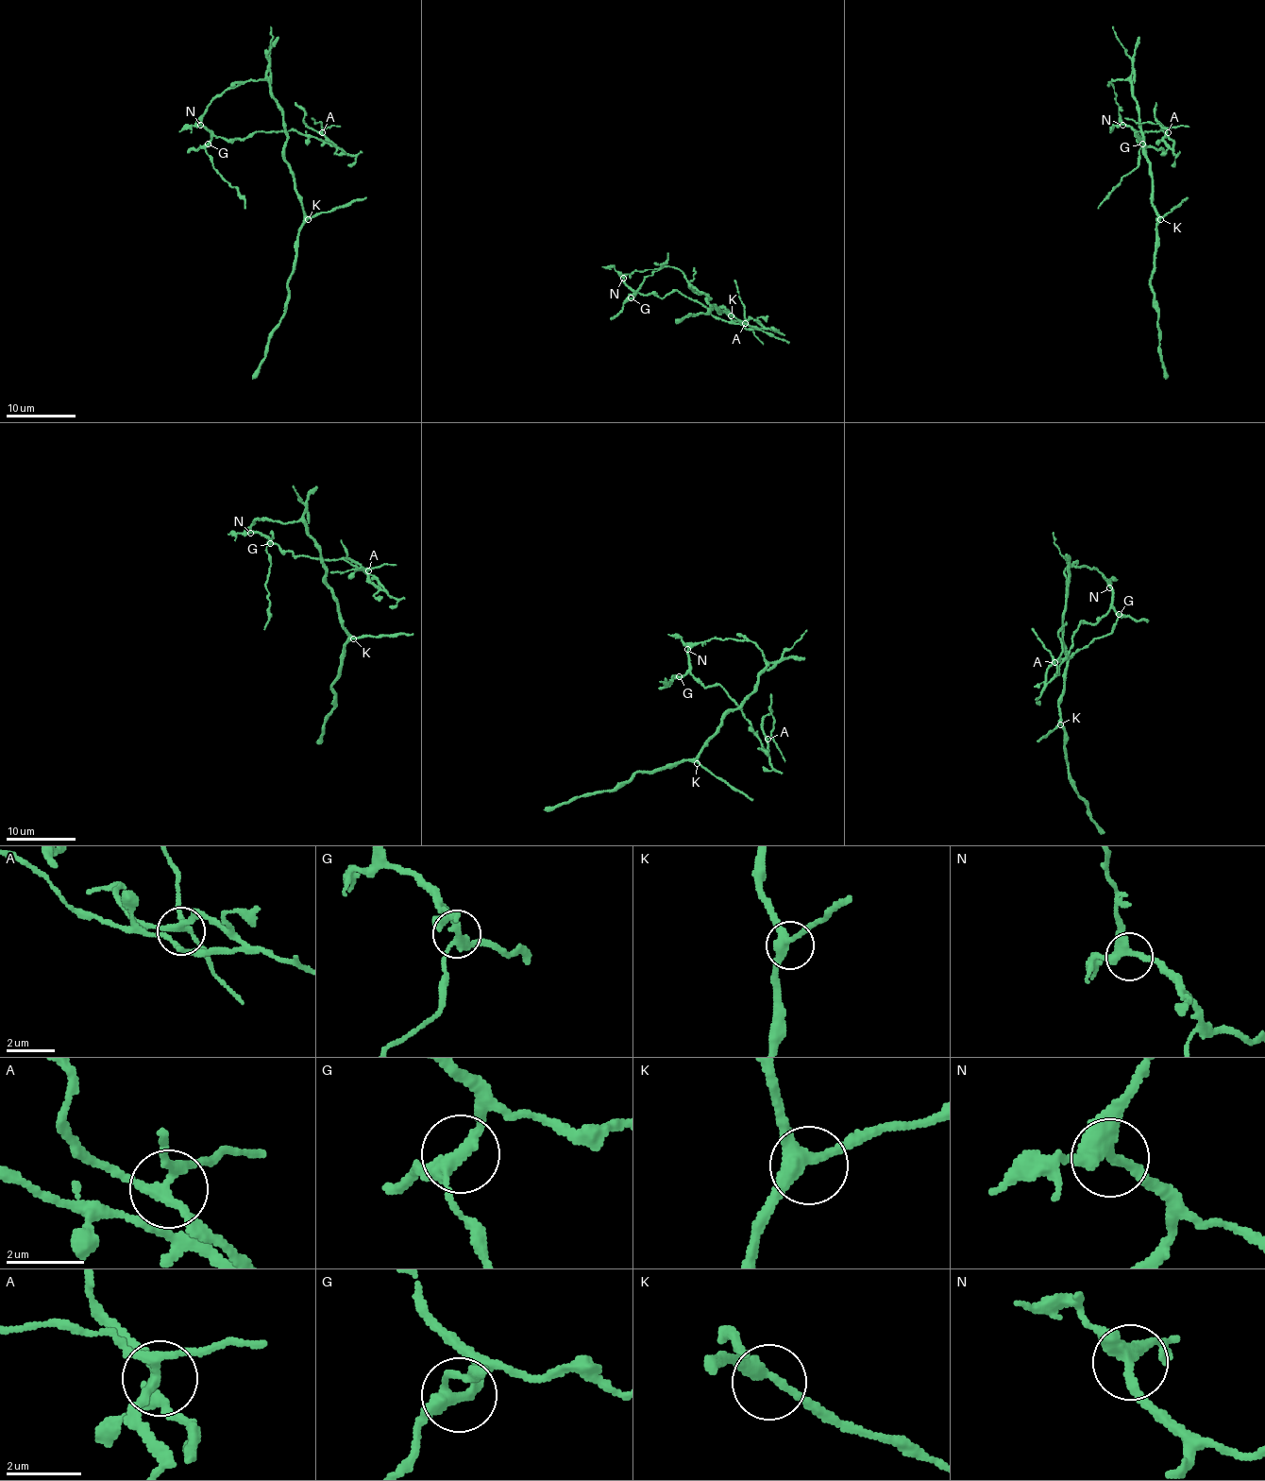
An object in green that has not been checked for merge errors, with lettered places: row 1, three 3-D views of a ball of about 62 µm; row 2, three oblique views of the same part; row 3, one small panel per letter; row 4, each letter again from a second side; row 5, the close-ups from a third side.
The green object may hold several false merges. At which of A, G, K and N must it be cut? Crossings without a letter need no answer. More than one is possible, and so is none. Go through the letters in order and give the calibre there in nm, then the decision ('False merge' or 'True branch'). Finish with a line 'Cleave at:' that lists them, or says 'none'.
A: Thickness 260 nm. True branch
G: Thickness 280 nm. True branch
K: Thickness 300 nm. True branch
N: Thickness 340 nm. True branch
Cleave at: none

